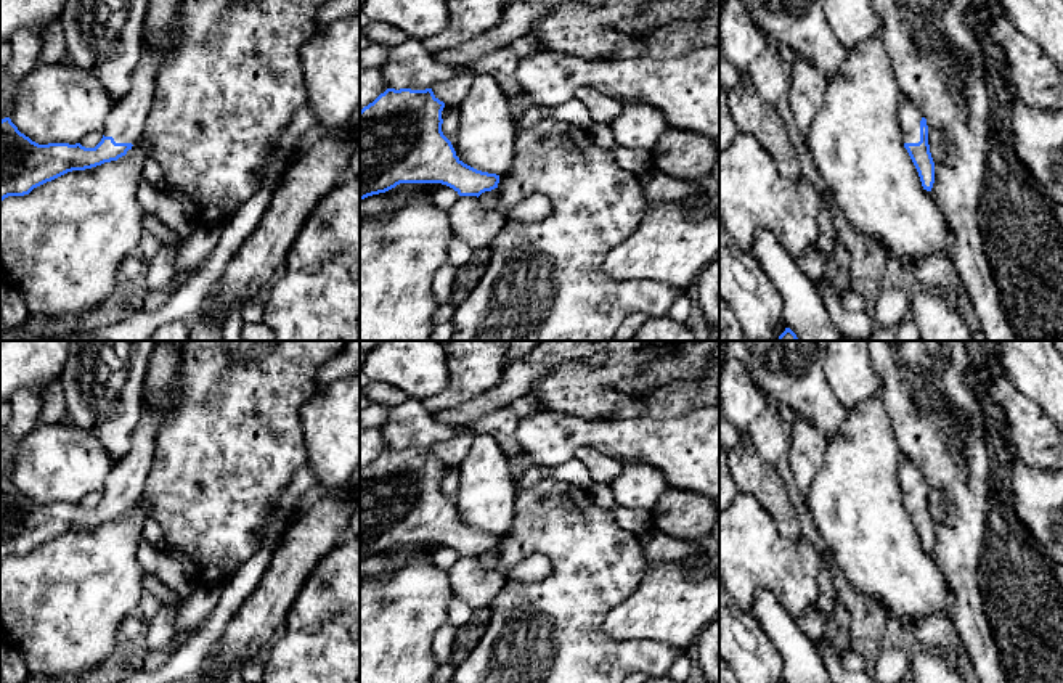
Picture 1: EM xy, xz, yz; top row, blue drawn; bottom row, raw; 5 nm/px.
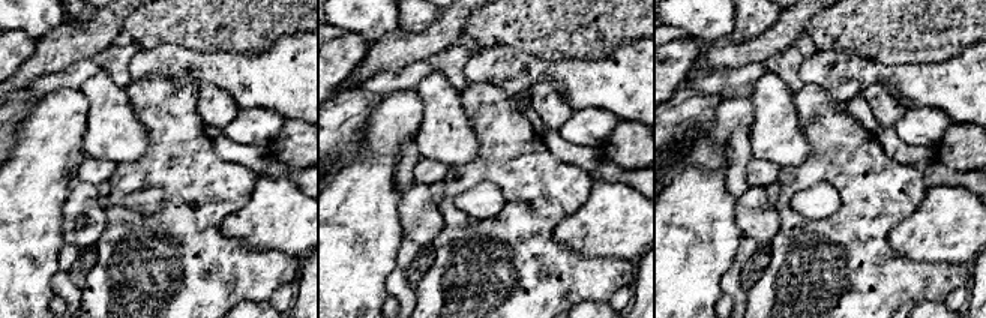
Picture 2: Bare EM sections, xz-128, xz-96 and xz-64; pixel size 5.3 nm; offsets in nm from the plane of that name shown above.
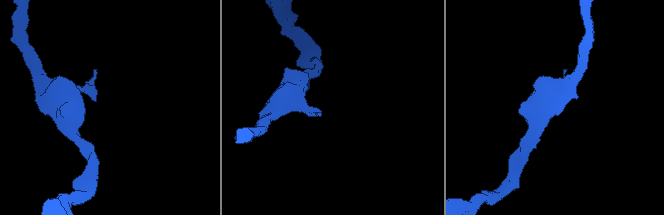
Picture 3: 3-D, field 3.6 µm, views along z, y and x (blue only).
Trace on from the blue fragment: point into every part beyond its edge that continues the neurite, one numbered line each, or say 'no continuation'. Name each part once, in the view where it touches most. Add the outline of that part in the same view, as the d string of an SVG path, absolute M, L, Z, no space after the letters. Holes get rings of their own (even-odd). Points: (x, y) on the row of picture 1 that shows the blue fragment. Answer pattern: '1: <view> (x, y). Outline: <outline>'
1: yz (909, 113). Outline: M902 96L899 103L899 125L901 138L904 143L918 143L920 141L920 121L923 112L917 103L910 98Z

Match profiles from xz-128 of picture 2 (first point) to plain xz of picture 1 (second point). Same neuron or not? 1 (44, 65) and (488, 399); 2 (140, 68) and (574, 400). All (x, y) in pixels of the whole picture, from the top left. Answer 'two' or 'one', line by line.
1: one
2: two

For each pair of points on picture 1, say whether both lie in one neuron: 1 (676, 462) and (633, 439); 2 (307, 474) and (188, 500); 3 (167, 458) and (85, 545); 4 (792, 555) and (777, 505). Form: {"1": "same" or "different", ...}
{"1": "same", "2": "different", "3": "different", "4": "different"}

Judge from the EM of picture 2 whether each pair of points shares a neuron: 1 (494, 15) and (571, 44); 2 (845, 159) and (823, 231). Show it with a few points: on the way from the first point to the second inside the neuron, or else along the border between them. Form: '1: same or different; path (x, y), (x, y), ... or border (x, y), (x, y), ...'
1: same; path (514, 20), (547, 20), (551, 24)
2: same; path (848, 177), (848, 209), (841, 216)

